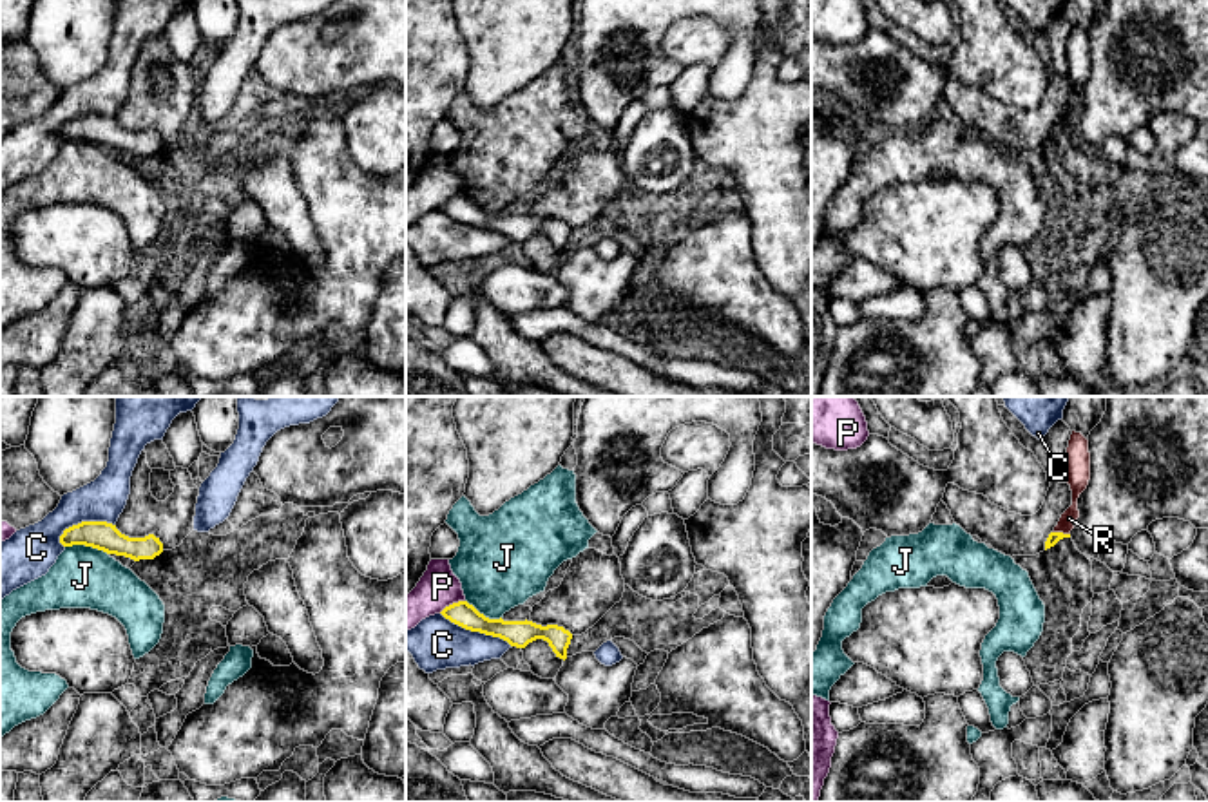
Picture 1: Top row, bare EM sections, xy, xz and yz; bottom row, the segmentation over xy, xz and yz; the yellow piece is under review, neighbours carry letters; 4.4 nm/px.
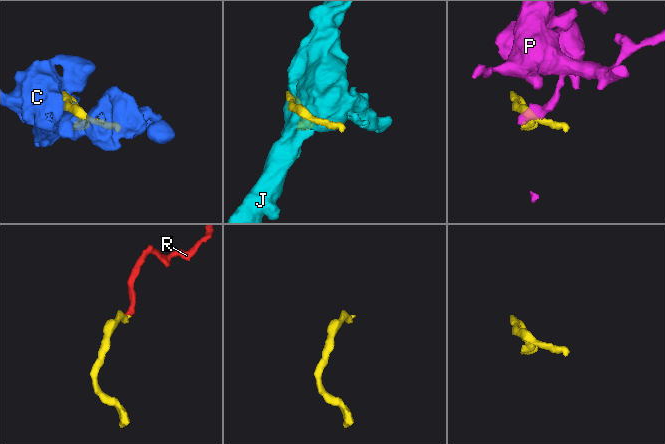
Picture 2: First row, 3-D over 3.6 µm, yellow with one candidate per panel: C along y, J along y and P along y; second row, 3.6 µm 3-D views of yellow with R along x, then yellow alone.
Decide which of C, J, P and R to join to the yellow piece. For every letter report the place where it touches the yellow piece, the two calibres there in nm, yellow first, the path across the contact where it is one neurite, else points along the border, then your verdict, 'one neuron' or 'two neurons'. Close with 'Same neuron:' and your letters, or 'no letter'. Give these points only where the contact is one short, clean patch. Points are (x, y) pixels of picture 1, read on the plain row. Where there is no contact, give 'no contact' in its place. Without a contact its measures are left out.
C: contact xz (477, 225); calibres 120 and 240 nm; two neurons
J: contact xy (87, 140); calibres 130 and 280 nm; two neurons
P: contact xz (453, 198); calibres 110 and 180 nm; border xz (464, 194), (453, 196), (439, 207); two neurons
R: contact yz (1062, 127); calibres 50 and 90 nm; one neuron
Same neuron: R

